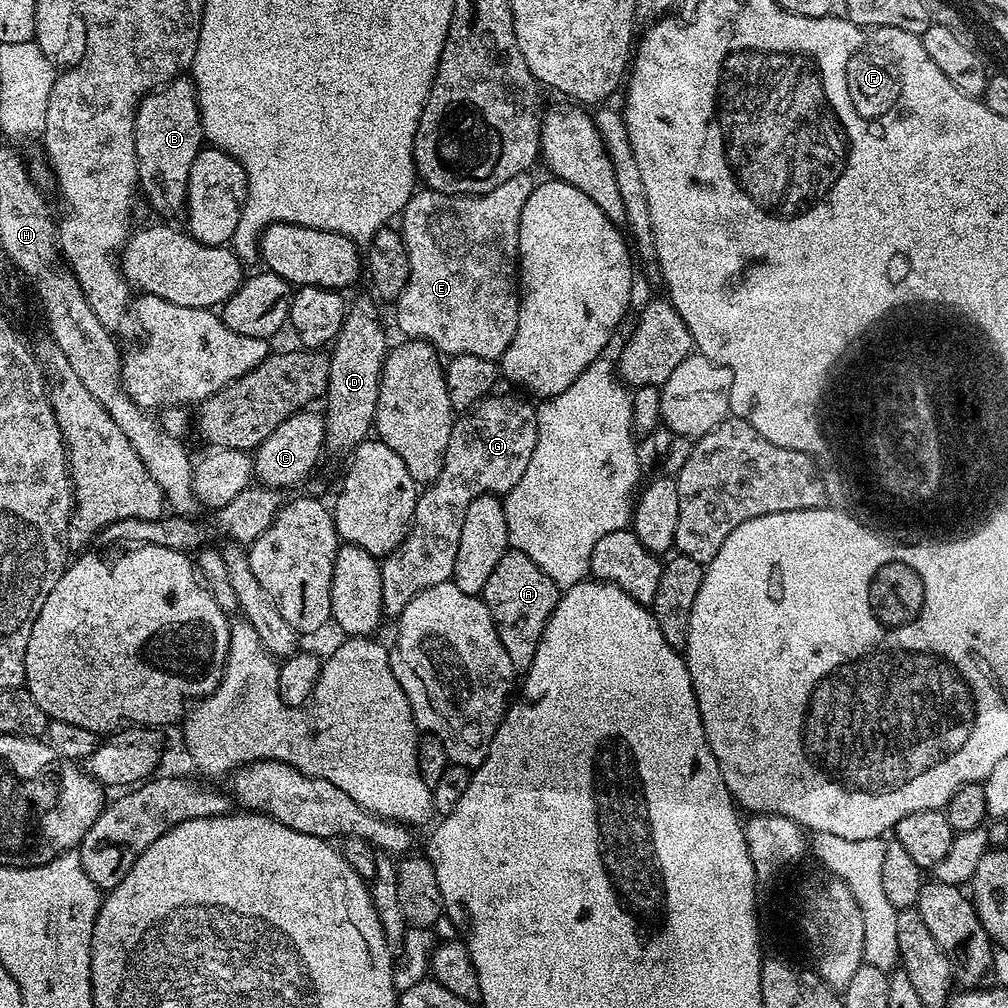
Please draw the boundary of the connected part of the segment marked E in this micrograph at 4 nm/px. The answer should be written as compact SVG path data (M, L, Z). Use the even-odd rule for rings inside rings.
M531 171L522 174L514 174L514 178L502 182L494 190L490 190L484 196L451 196L431 190L417 190L409 198L404 207L402 221L402 235L406 242L406 250L410 258L410 278L406 282L406 290L402 290L399 300L395 301L396 324L404 331L403 335L416 340L427 340L441 353L461 356L462 354L474 354L478 358L499 361L504 351L510 346L514 334L518 330L518 314L520 313L520 298L522 285L518 279L518 261L520 259L520 219L522 218L522 206L526 206L526 198L530 198L534 187L533 173Z

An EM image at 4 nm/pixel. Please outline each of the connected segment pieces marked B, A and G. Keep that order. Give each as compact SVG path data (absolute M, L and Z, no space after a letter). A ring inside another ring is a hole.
M177 78L155 92L148 93L136 110L136 158L138 172L164 191L152 204L164 212L176 212L185 207L188 195L188 175L194 158L205 143L200 124L200 107L196 101L196 85L188 78Z
M509 550L504 553L502 562L494 566L494 574L490 574L486 582L482 599L494 618L498 638L502 646L506 646L506 654L510 654L510 662L517 673L527 673L534 662L544 627L548 625L561 595L562 589L542 569L534 566L526 554Z
M489 394L473 404L470 411L455 421L450 434L450 446L446 446L446 458L442 466L442 474L433 484L427 485L417 495L414 506L414 518L408 527L404 541L394 551L383 557L380 565L382 574L382 602L384 616L398 618L402 610L422 590L430 586L438 586L451 580L454 574L454 558L458 558L458 538L462 538L462 522L466 518L466 509L470 502L479 496L507 494L511 488L518 486L518 478L522 478L526 466L530 462L530 454L534 454L534 446L538 442L538 418L533 405L523 404L512 396L496 396Z

